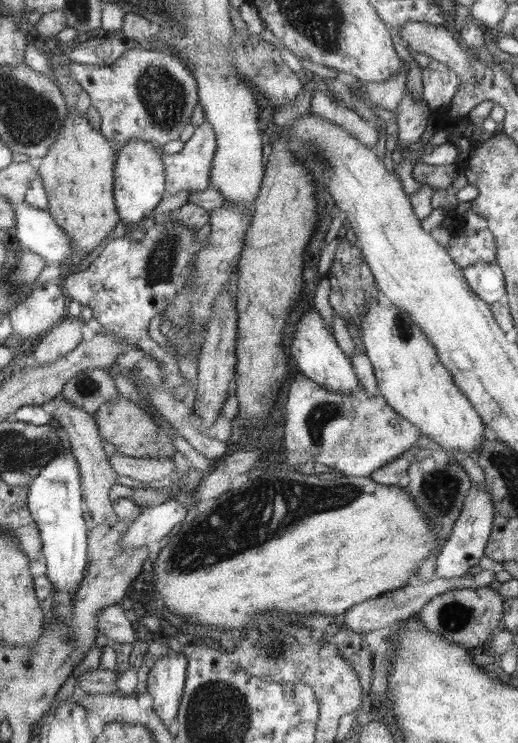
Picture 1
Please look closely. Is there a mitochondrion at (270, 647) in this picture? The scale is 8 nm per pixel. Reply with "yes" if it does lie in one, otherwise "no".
yes

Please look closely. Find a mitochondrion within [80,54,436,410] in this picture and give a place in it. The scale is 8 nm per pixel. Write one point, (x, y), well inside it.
(163, 96)

